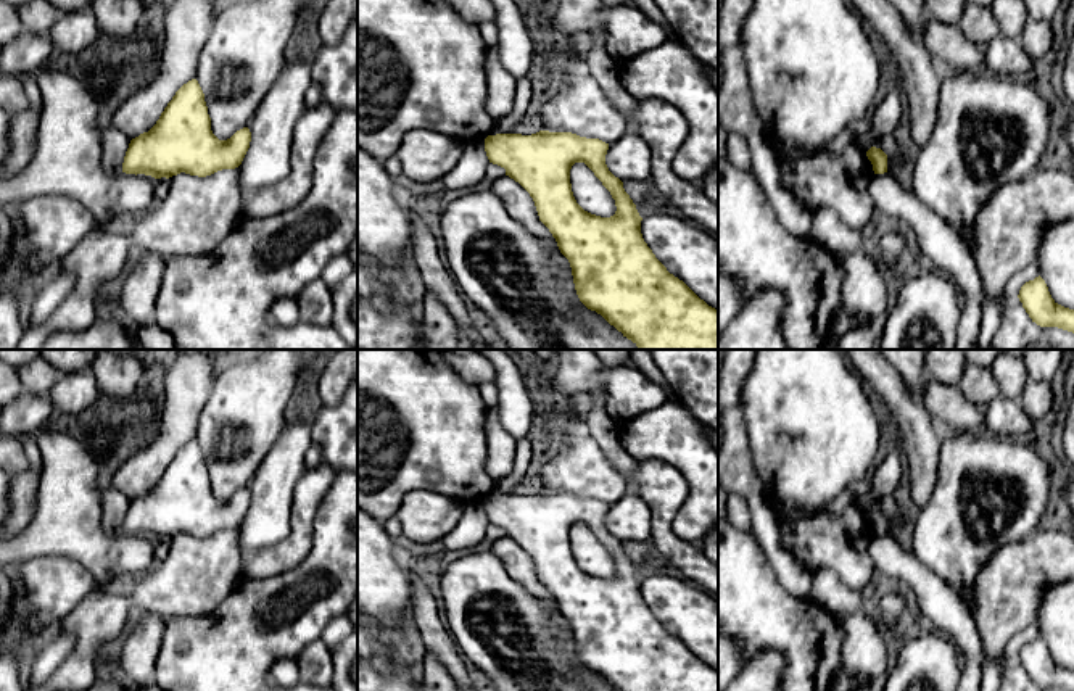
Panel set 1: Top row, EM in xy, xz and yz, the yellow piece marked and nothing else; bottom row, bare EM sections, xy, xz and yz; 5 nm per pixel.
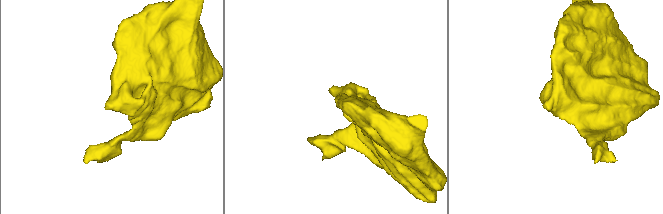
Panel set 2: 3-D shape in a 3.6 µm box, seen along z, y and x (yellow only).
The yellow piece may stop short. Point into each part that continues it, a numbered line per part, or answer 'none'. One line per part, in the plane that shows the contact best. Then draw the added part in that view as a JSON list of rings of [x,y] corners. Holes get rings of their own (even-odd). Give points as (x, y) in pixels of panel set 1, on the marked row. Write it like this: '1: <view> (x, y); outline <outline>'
none

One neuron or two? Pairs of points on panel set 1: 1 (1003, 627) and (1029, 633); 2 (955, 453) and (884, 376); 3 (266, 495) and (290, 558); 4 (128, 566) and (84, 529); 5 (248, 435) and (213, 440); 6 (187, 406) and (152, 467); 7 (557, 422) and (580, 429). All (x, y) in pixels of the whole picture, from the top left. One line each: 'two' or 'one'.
1: two
2: two
3: two
4: one
5: one
6: one
7: one

